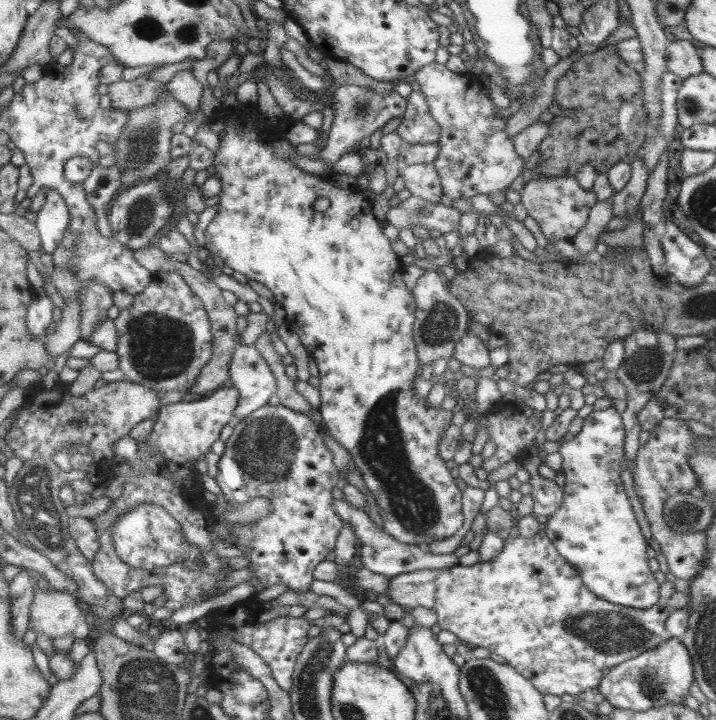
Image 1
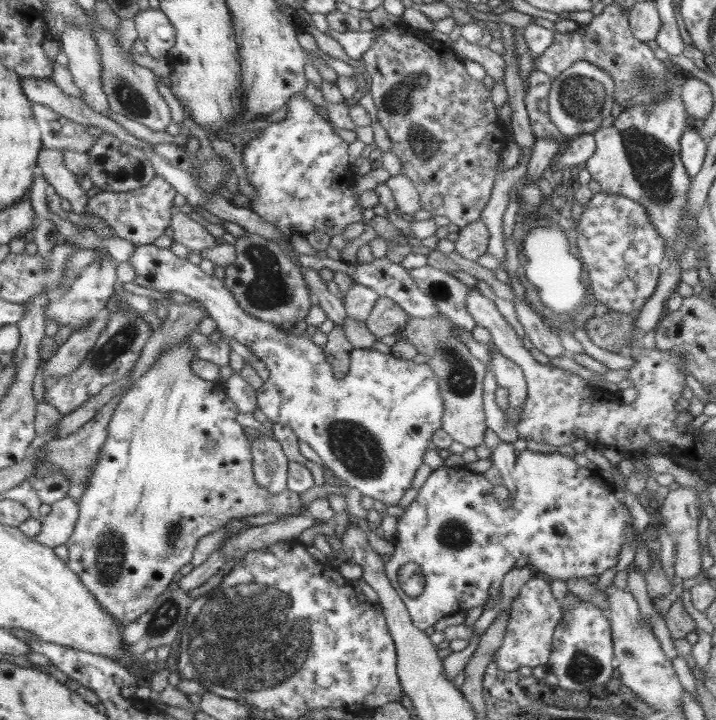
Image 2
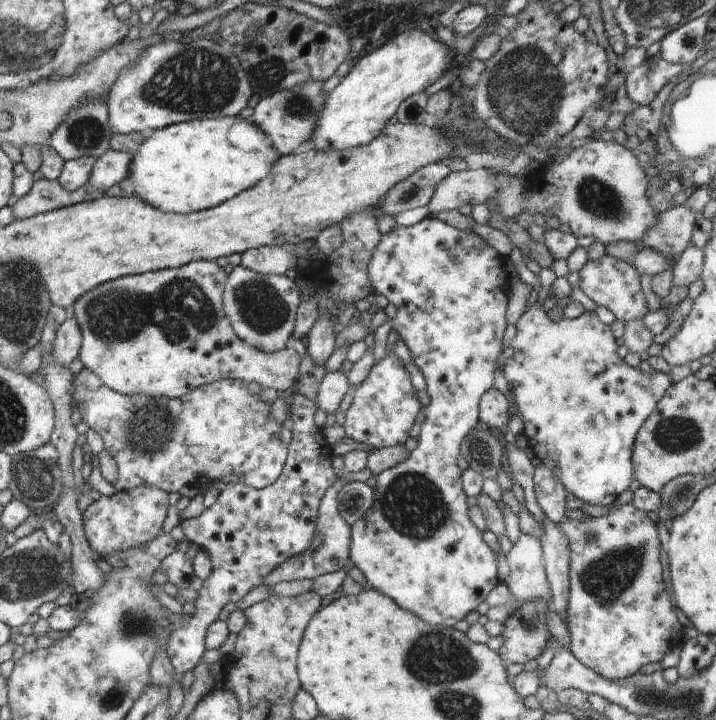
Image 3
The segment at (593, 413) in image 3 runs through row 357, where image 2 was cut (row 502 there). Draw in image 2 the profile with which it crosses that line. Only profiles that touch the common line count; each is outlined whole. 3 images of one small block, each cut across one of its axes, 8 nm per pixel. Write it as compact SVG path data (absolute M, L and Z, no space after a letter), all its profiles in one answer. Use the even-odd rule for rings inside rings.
M529 449L523 450L520 454L516 455L516 464L514 464L514 474L516 474L516 482L514 482L514 499L512 499L512 505L509 509L516 523L516 529L510 535L508 544L516 544L516 542L522 542L522 548L524 548L524 556L522 564L532 564L537 568L536 573L548 574L554 579L560 579L568 581L572 578L584 578L586 580L594 581L598 578L604 570L608 568L614 568L618 562L618 555L621 552L621 547L624 544L624 533L626 533L627 525L632 522L632 515L624 504L622 504L615 496L615 485L610 484L605 480L594 467L586 468L579 466L573 458L562 455L561 453L542 453L533 452Z

